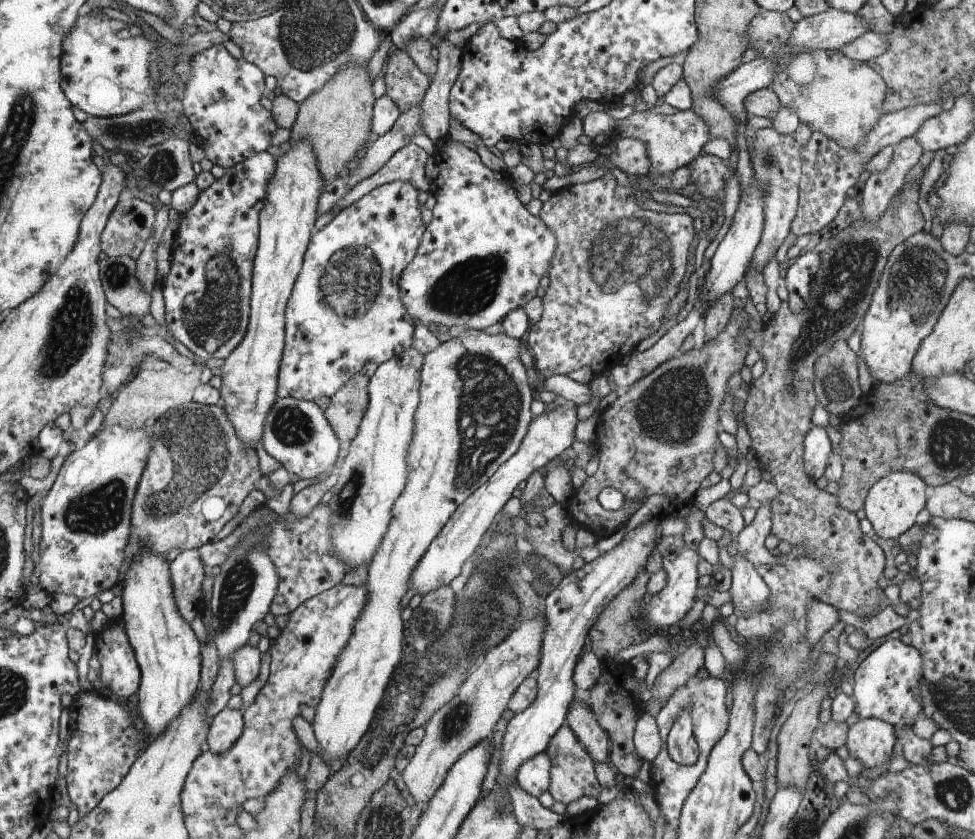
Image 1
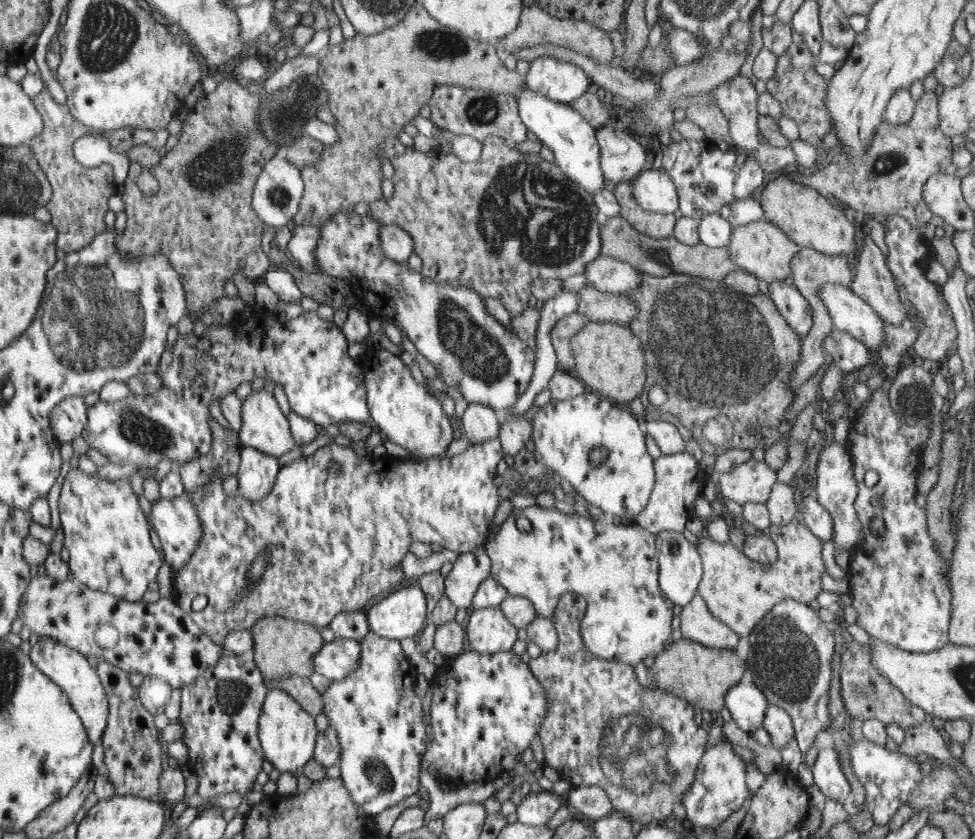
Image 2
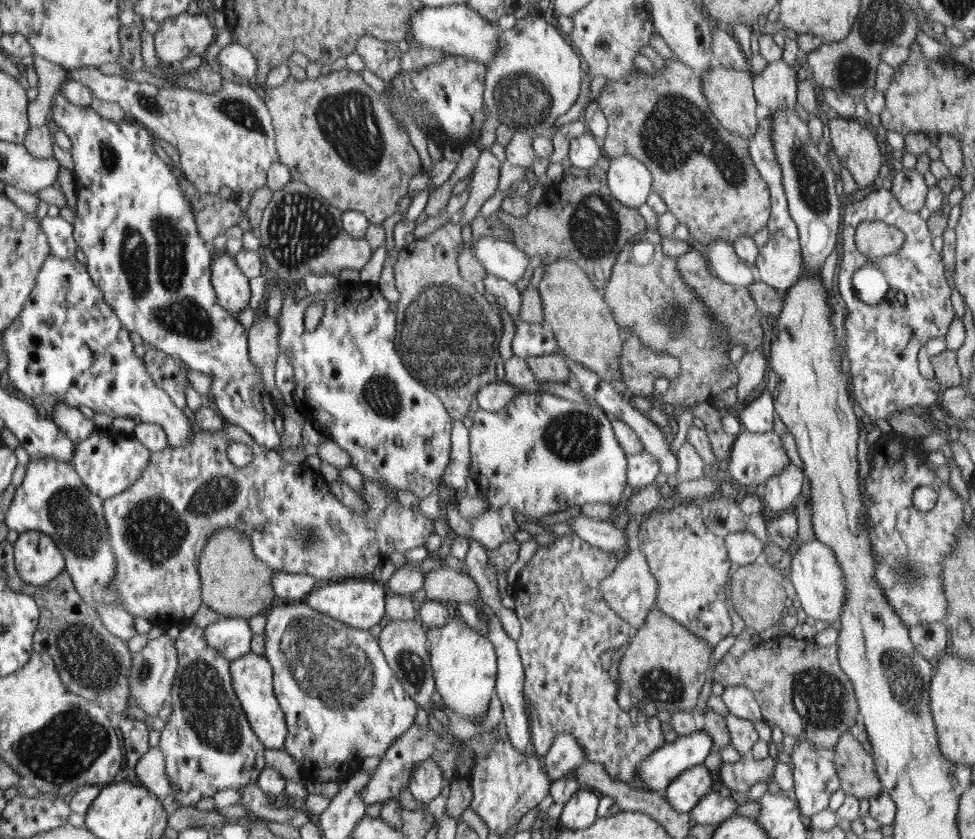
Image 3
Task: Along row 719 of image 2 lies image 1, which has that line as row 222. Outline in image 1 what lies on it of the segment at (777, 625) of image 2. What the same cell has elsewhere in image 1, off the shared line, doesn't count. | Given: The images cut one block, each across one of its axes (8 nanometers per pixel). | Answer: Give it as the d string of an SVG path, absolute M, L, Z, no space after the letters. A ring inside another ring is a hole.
M943 101L920 104L898 112L883 114L878 120L878 124L875 124L874 128L870 130L866 142L856 150L846 150L846 148L838 146L834 140L830 140L828 136L813 131L808 144L801 148L800 198L796 216L791 224L791 231L802 236L802 234L818 232L830 224L836 218L836 214L842 208L848 194L854 192L853 186L860 178L866 163L885 146L895 146L905 138L914 137L918 128L926 120L930 120L944 111L942 103Z

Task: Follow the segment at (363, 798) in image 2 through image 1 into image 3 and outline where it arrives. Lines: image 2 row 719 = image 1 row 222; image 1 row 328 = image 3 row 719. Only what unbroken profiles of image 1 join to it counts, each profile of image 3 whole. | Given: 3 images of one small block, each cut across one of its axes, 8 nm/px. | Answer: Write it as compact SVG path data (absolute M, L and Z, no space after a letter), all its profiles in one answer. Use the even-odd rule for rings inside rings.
M281 602L274 605L266 614L267 622L264 630L264 654L273 667L273 690L277 691L278 702L285 711L285 721L288 723L288 736L285 741L285 752L298 762L300 774L310 785L322 782L344 782L355 772L365 758L378 757L382 759L390 746L397 741L414 723L417 701L405 690L404 684L393 673L388 660L381 651L377 638L368 630L360 630L338 619L330 618L321 611L314 610L303 602Z

